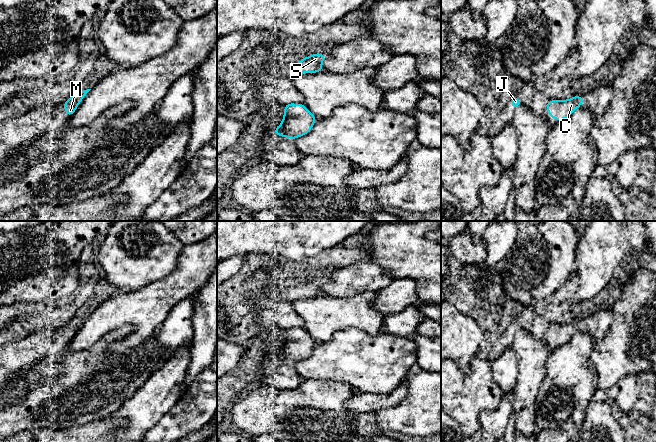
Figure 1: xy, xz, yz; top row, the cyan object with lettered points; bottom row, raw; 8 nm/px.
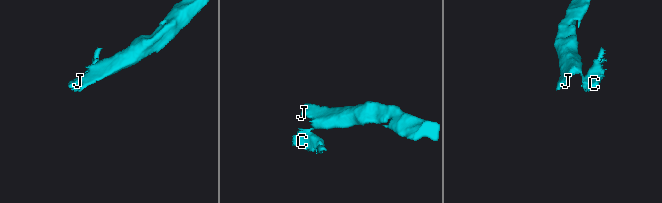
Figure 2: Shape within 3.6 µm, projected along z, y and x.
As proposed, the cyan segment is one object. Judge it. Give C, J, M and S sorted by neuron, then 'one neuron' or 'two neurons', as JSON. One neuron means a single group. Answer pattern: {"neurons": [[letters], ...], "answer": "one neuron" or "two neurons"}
{"neurons": [["C", "M"], ["J", "S"]], "answer": "two neurons"}

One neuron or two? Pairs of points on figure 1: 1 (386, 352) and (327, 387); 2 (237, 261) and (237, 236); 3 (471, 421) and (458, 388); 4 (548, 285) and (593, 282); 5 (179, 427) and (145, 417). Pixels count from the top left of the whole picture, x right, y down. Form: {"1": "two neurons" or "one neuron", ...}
{"1": "two neurons", "2": "two neurons", "3": "one neuron", "4": "two neurons", "5": "two neurons"}

